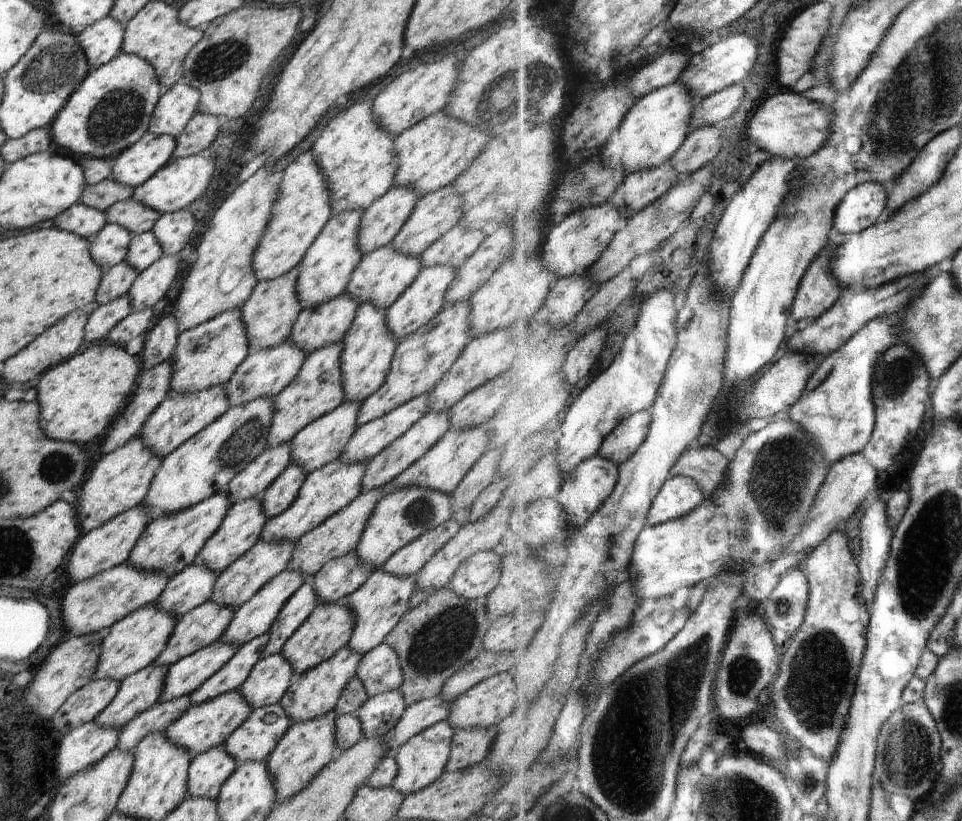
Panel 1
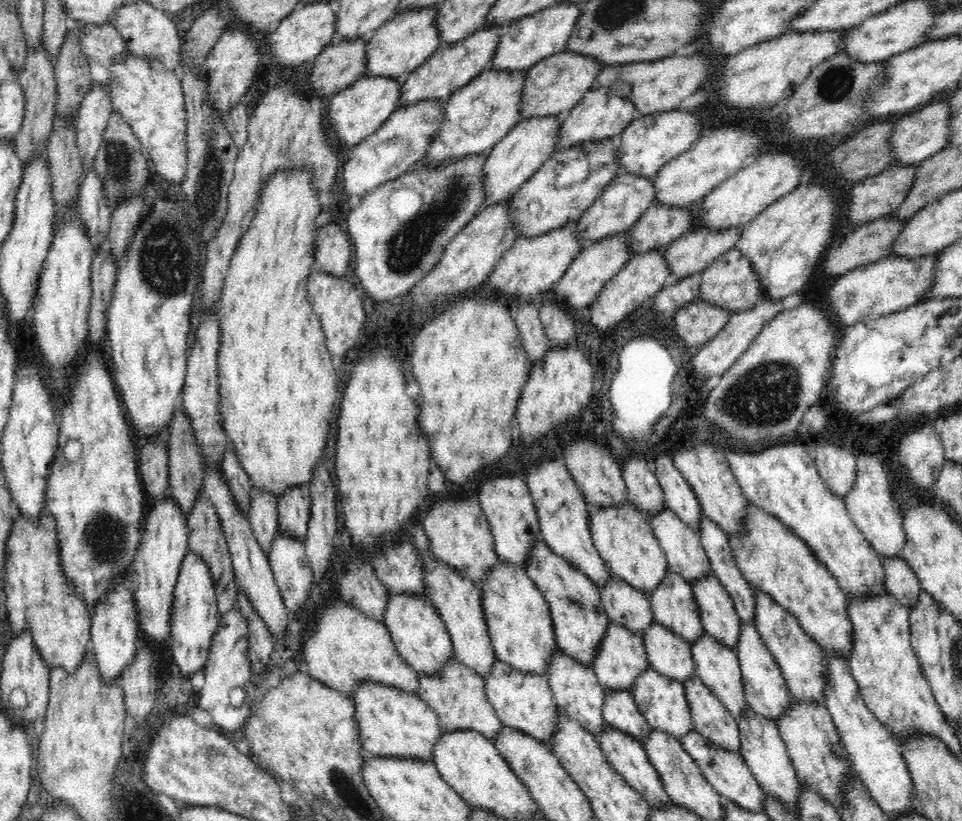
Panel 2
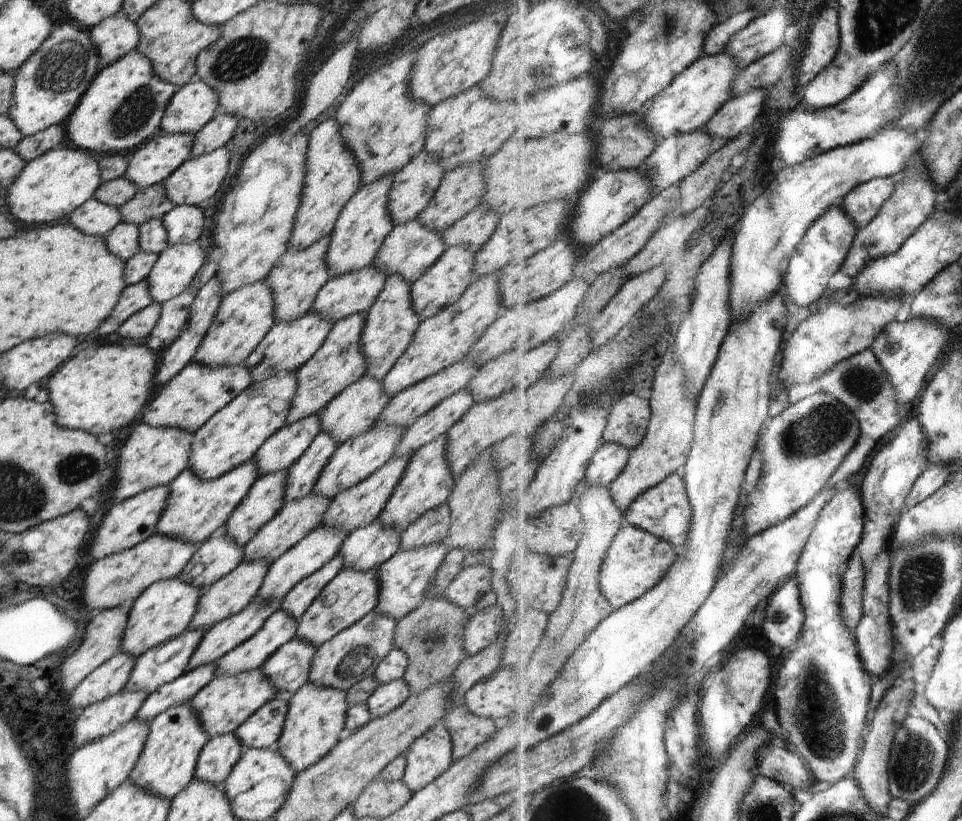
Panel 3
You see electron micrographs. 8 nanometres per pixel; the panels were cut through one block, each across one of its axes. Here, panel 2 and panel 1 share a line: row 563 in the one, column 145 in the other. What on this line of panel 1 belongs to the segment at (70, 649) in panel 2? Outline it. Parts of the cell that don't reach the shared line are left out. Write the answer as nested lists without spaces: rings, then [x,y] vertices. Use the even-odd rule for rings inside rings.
[[[150,1],[128,24],[124,30],[121,52],[139,56],[146,60],[165,89],[181,82],[186,55],[202,40],[202,28],[191,27],[178,22],[178,10],[162,1]]]

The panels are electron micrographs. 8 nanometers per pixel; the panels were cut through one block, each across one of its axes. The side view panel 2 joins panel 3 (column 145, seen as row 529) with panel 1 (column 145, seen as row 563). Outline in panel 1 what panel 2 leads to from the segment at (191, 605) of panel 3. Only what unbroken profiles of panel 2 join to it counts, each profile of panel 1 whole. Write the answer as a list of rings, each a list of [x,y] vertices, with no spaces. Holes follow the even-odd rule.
[[[152,603],[113,624],[108,636],[100,644],[100,656],[91,680],[114,679],[116,682],[122,682],[127,676],[152,665],[165,649],[177,621],[178,619],[172,618],[170,614],[157,610],[155,603]]]

